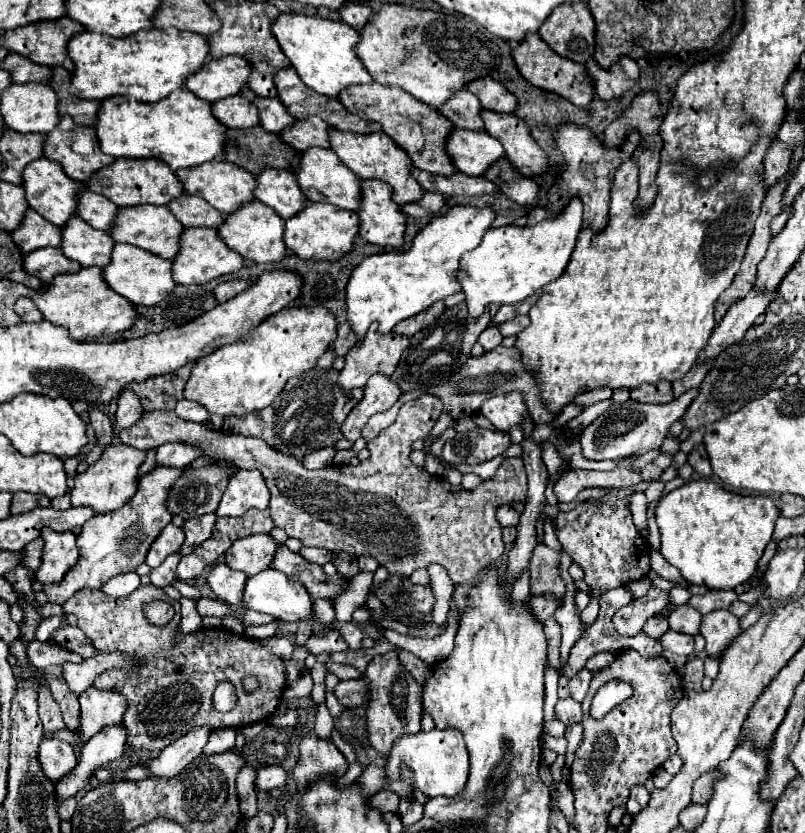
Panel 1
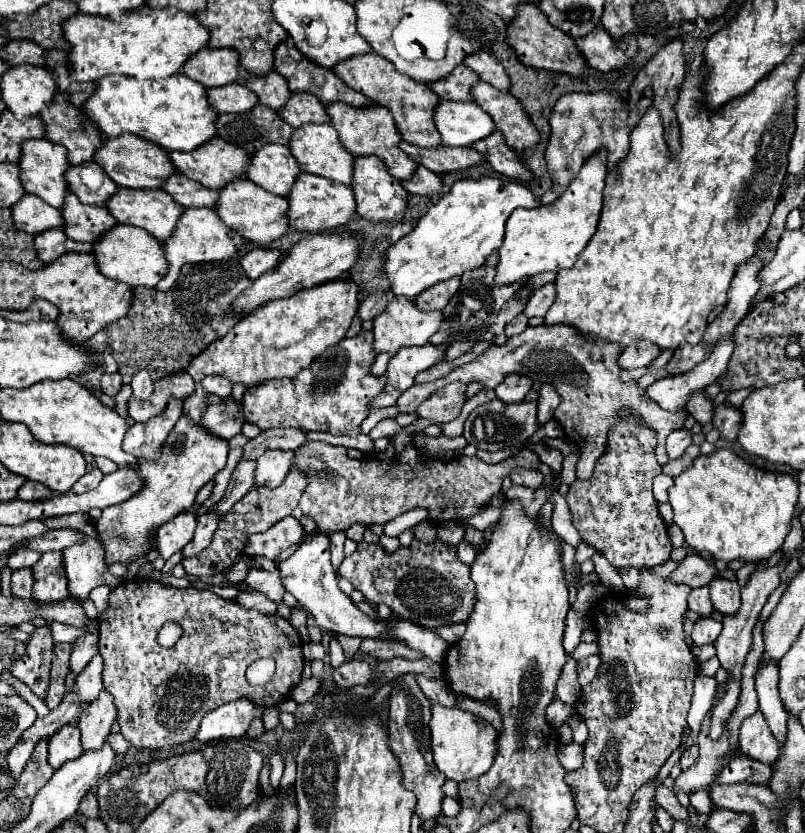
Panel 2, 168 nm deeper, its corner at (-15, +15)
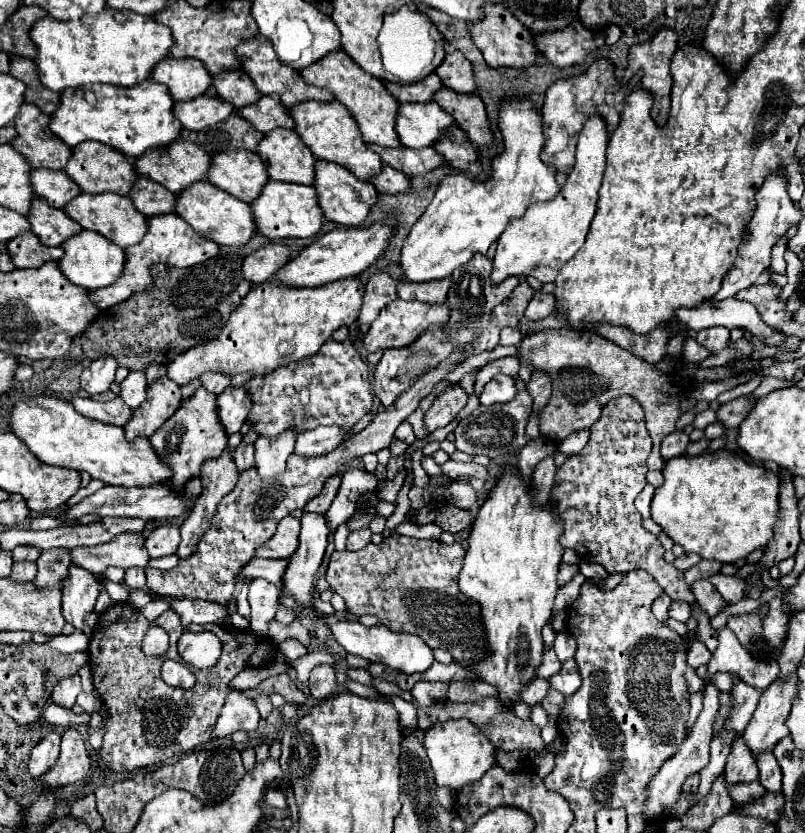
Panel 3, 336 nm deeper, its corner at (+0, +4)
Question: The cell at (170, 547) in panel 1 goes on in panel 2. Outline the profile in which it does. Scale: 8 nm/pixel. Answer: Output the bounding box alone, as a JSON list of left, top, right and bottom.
[157,513,195,559]

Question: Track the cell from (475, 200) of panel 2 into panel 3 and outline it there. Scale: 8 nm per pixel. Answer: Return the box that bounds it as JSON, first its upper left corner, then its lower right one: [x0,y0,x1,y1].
[400,102,558,282]

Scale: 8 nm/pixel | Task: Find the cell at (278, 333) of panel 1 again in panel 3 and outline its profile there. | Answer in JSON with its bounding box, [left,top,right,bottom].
[166,278,362,386]

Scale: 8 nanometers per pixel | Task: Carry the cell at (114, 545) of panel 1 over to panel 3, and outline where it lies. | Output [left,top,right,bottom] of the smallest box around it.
[150,388,228,488]

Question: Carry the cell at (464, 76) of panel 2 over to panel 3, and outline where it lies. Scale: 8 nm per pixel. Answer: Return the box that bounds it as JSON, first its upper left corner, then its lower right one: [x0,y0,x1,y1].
[384,74,442,102]

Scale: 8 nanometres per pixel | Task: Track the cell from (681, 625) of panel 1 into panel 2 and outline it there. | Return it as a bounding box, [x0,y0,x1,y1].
[689,587,713,617]

